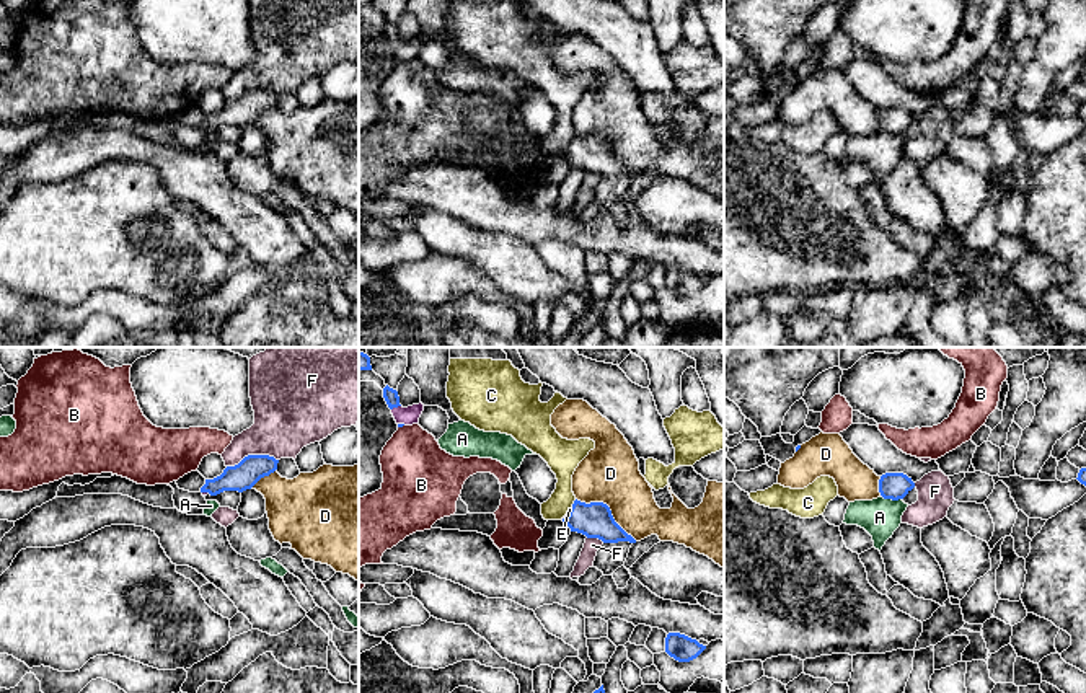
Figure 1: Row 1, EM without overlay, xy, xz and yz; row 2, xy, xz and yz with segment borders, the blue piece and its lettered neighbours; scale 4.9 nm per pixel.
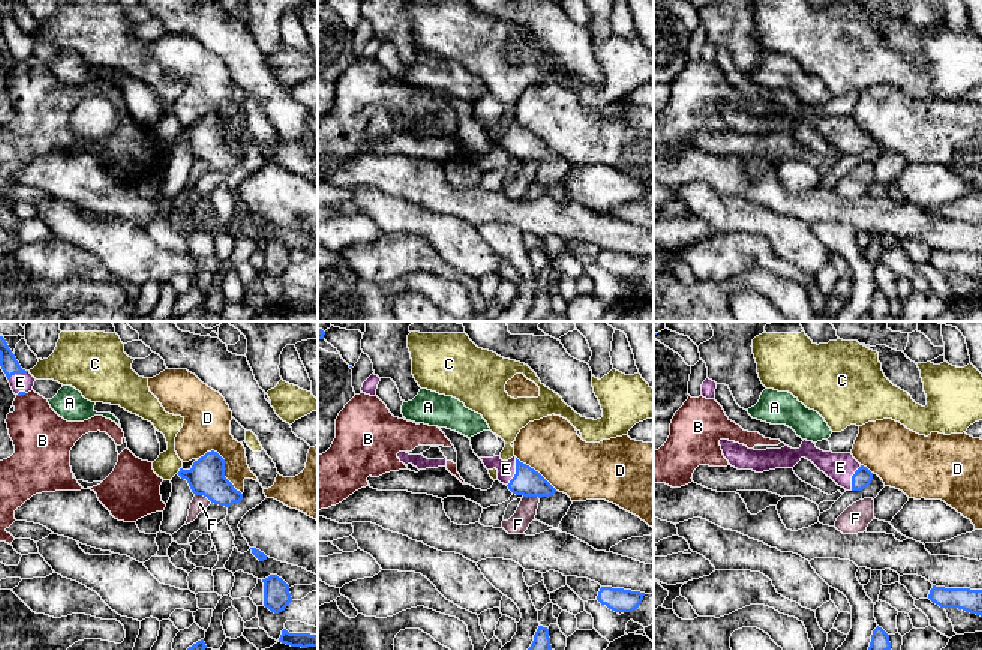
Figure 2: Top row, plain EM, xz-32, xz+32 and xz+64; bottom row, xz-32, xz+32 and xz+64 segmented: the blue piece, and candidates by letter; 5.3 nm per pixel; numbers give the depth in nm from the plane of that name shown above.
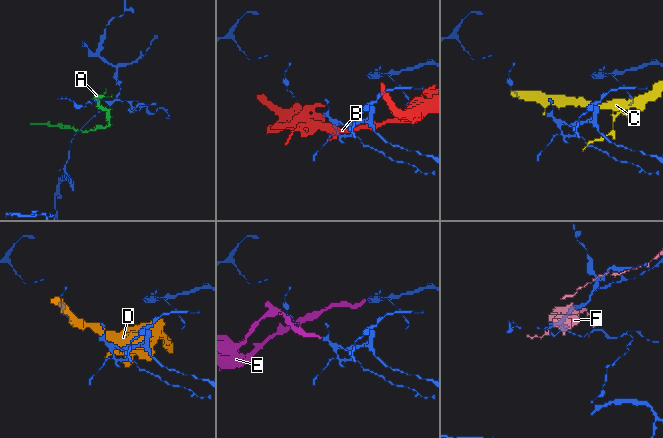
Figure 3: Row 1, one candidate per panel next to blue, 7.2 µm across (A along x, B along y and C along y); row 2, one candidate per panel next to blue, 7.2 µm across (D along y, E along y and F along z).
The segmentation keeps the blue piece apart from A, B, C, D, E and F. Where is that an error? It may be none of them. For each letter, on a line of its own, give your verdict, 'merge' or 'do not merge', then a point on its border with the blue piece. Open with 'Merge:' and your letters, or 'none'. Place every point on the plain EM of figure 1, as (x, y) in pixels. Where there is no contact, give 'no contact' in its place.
Merge: E
A: do not merge; meets blue in yz at (892, 134)
B: do not merge; meets blue in xz at (400, 61)
C: do not merge; meets blue in xz at (573, 139)
D: do not merge; meets blue in xz at (609, 144)
E: merge; meets blue in xz at (395, 41)
F: do not merge; meets blue in xy at (251, 90)

